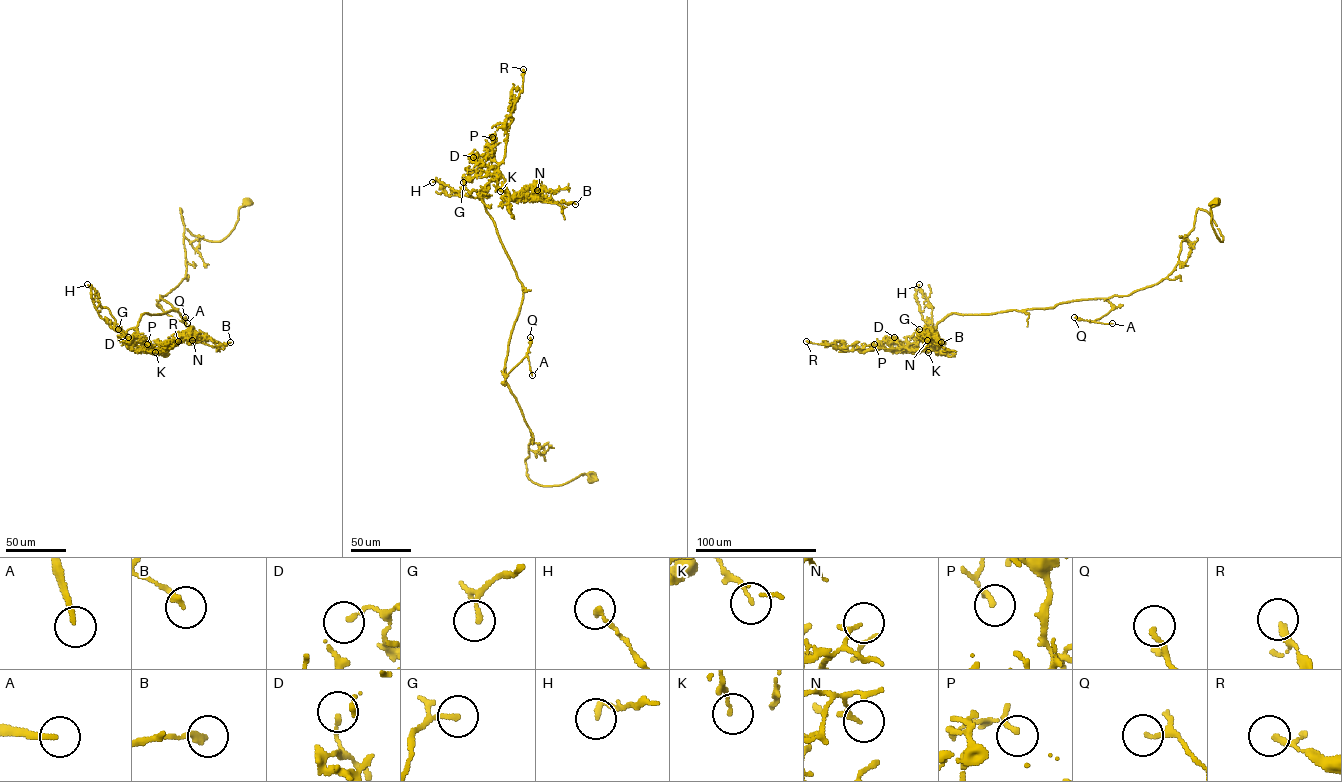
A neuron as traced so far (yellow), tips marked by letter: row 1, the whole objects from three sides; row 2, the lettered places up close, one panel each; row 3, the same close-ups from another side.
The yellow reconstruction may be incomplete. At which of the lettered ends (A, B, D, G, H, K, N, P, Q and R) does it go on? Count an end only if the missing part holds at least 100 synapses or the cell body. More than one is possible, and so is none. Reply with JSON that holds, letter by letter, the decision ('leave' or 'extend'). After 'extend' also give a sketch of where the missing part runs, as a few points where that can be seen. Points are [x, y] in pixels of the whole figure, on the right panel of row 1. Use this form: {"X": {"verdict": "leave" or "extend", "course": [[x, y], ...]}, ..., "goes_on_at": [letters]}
{"A": {"verdict": "extend", "course": [[1112, 323], [1146, 316], [1155, 305], [1163, 308], [1166, 303]]}, "B": {"verdict": "leave"}, "D": {"verdict": "leave"}, "G": {"verdict": "leave"}, "H": {"verdict": "leave"}, "K": {"verdict": "leave"}, "N": {"verdict": "leave"}, "P": {"verdict": "leave"}, "Q": {"verdict": "leave"}, "R": {"verdict": "leave"}, "goes_on_at": ["A"]}

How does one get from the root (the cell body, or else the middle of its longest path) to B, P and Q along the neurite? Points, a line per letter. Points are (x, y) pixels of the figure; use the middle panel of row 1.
B: (590, 479), (527, 475), (531, 432), (505, 378), (522, 285), (482, 197), (497, 171), (512, 197), (575, 204)
P: (590, 479), (543, 486), (526, 474), (531, 432), (505, 378), (522, 285), (482, 199), (498, 166), (492, 137)
Q: (590, 479), (582, 474), (543, 486), (527, 475), (531, 432), (505, 367), (503, 374), (527, 355), (530, 337)

